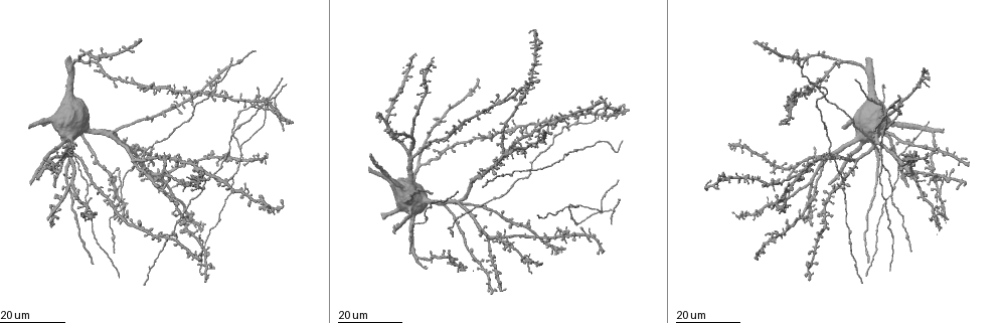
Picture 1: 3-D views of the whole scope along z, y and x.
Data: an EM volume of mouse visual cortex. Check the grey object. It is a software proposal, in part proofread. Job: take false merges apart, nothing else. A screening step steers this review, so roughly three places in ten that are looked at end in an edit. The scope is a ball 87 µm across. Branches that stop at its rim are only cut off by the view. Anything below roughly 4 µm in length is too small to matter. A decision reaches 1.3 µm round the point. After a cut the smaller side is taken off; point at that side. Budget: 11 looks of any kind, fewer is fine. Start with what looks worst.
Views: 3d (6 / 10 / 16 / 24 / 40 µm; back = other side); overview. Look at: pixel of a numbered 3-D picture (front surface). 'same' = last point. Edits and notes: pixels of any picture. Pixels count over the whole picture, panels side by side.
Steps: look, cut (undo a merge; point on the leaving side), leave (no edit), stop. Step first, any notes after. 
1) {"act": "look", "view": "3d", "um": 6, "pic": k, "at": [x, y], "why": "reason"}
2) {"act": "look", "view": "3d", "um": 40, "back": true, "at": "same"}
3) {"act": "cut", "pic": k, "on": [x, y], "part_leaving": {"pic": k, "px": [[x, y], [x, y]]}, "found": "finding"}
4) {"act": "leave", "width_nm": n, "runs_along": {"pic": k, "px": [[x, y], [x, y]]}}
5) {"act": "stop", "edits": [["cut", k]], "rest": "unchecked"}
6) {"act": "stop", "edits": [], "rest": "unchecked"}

{"act": "look", "view": "3d", "um": 24, "pic": 1, "at": [940, 190], "why": "small branch off a trunk"}

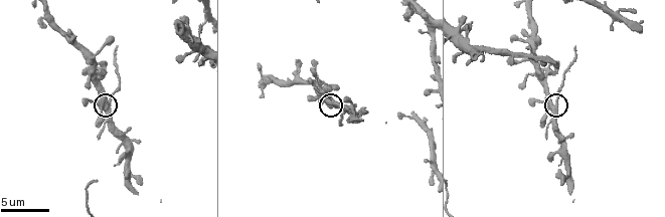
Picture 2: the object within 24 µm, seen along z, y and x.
{"act": "look", "view": "3d", "um": 10, "pic": 2, "at": [109, 106]}

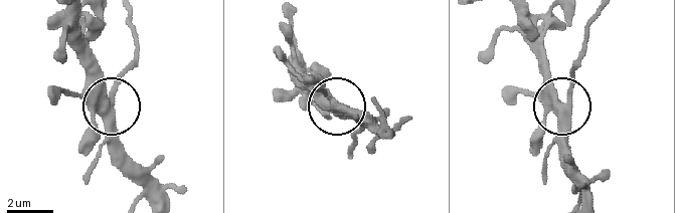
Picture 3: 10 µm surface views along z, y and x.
{"act": "leave", "side_arm_um": 8, "runs_along": {"pic": 3, "px": [[66, 10], [68, 39], [111, 104], [136, 46]]}, "found": "one neuron here"}

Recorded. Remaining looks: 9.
{"act": "look", "view": "3d", "um": 16, "pic": 1, "at": [499, 100], "why": "small branch off a trunk"}

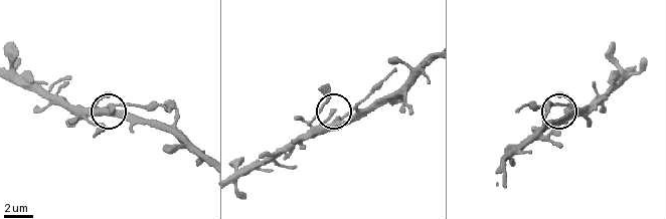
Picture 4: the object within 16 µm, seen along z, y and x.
{"act": "look", "view": "3d", "um": 10, "pic": 4, "at": [566, 108]}

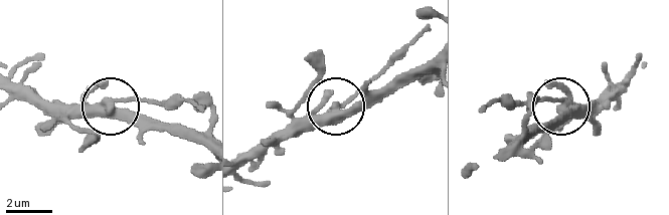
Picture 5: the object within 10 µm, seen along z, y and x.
{"act": "leave", "runs_along": {"pic": 5, "px": [[19, 85], [54, 104], [156, 98]]}, "found": "continuous, no second neuron"}

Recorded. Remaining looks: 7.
{"act": "look", "view": "3d", "um": 16, "pic": 1, "at": [240, 146], "why": "three-way junction"}

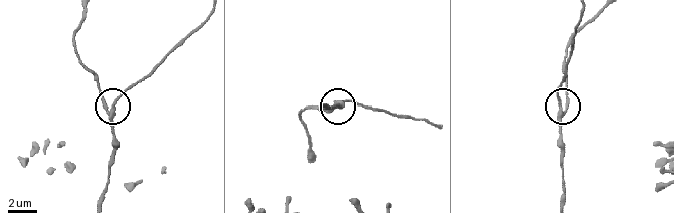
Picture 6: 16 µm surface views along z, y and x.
{"act": "look", "view": "3d", "um": 10, "pic": 6, "at": [112, 107]}

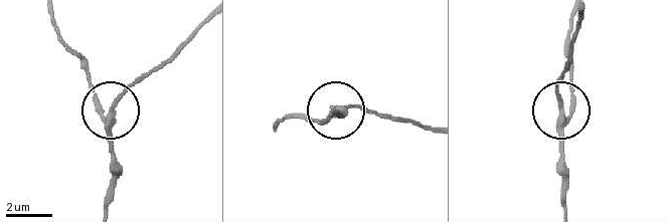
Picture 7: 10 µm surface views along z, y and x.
{"act": "cut", "pic": 7, "on": [90, 87], "part_leaving": {"pic": 7, "px": [[103, 117], [88, 66], [62, 37], [52, 14]]}, "found": "two neurons meet here"}

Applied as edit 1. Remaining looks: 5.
{"act": "look", "view": "overview"}

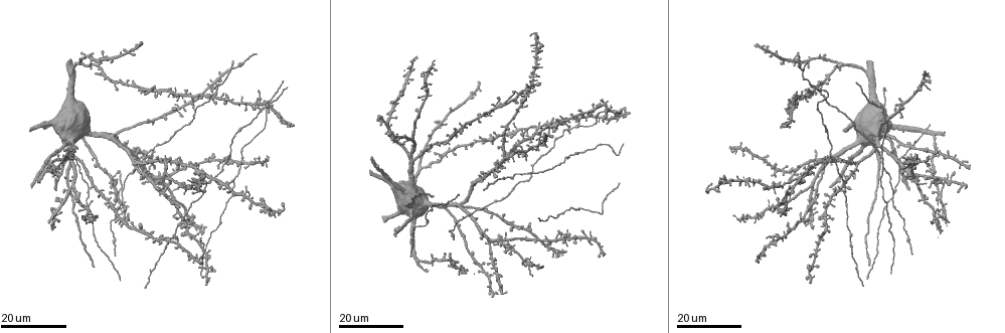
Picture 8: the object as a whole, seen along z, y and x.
{"act": "look", "view": "3d", "um": 24, "pic": 8, "at": [260, 102], "why": "thin arm on a thick one"}

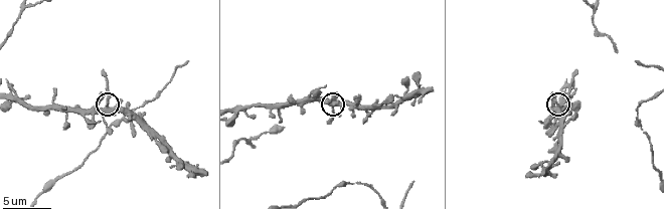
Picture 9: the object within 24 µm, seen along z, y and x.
{"act": "look", "view": "3d", "um": 6, "at": "same", "why": "zoom in"}

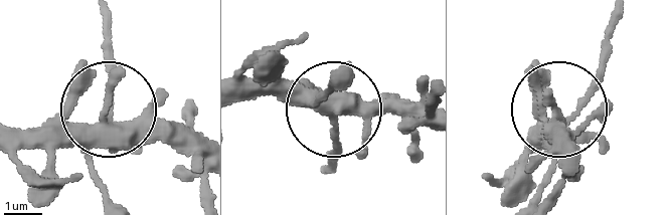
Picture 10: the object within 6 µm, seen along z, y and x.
{"act": "leave", "width_nm": 300, "found": "continuous, no second neuron"}

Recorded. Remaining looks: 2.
{"act": "look", "view": "3d", "um": 24, "pic": 8, "at": [937, 217], "why": "two arms in line, one across"}

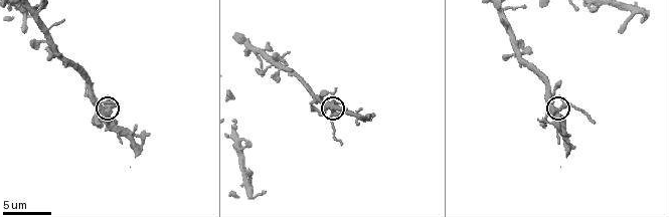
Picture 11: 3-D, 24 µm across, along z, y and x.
{"act": "look", "view": "3d", "um": 6, "pic": 11, "at": [560, 111]}

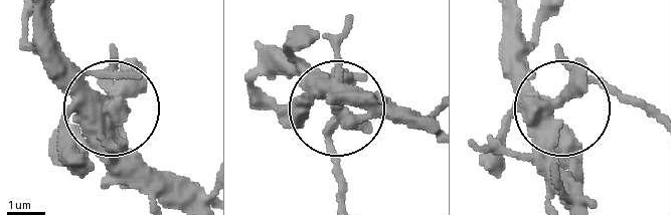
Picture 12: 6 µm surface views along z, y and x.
{"act": "cut", "pic": 12, "on": [332, 146], "part_leaving": {"pic": 12, "px": [[548, 98], [603, 82], [651, 109]]}, "found": "a second neuron is stuck on"}

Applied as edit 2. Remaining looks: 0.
{"act": "stop", "edits": [["cut", 7], ["cut", 12]], "rest": "unchecked"}

